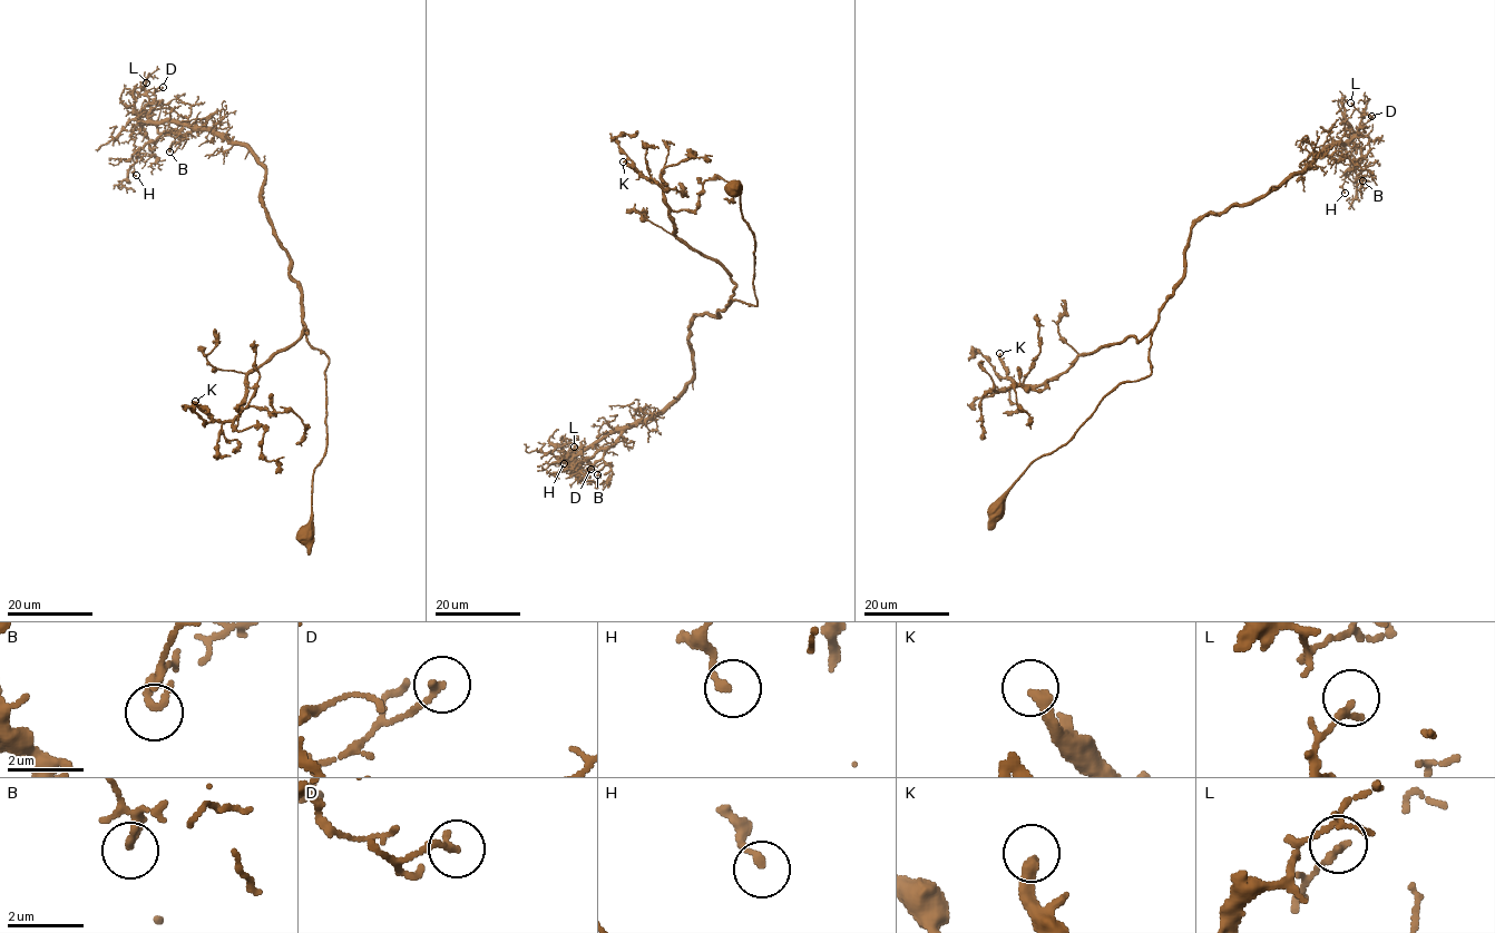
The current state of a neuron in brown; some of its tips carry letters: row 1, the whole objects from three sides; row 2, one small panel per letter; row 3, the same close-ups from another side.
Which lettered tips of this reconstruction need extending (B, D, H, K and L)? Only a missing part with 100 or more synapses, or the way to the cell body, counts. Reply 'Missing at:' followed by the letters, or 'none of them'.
Missing at: K

